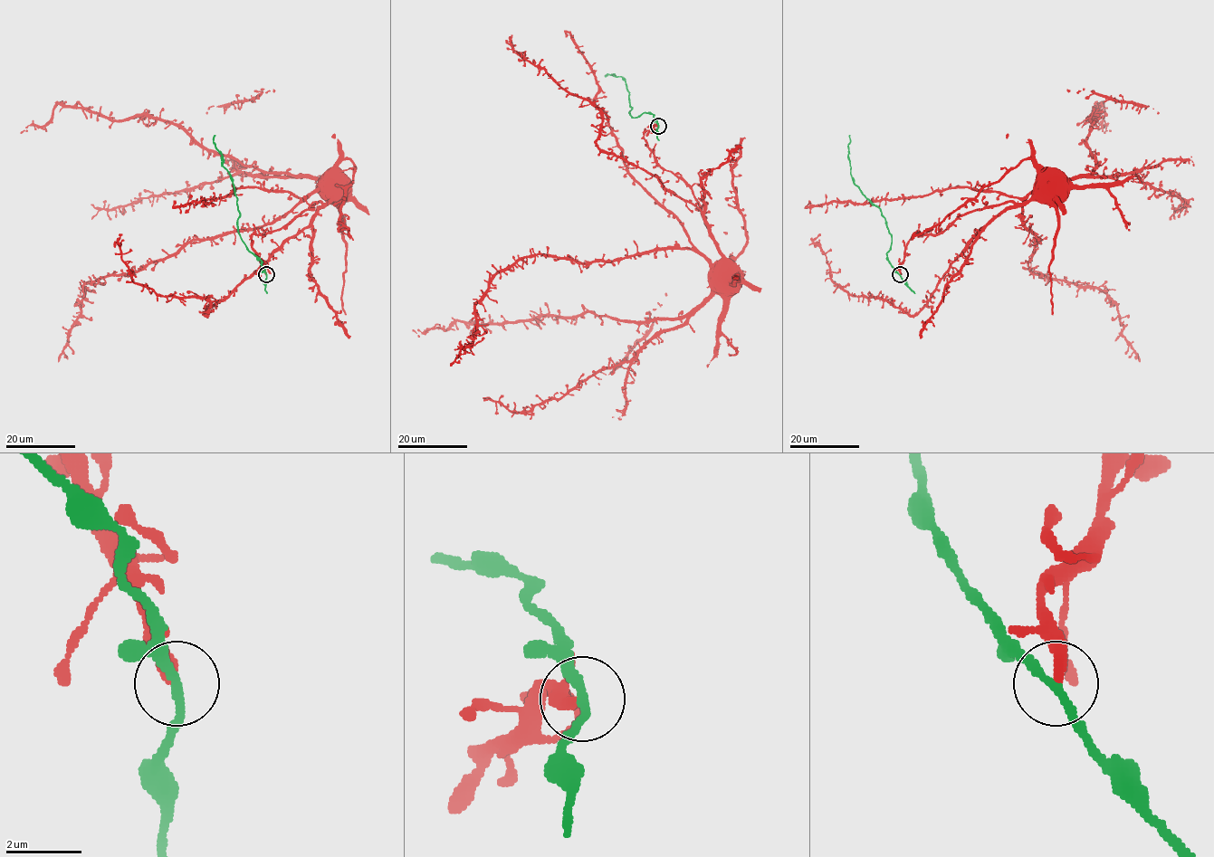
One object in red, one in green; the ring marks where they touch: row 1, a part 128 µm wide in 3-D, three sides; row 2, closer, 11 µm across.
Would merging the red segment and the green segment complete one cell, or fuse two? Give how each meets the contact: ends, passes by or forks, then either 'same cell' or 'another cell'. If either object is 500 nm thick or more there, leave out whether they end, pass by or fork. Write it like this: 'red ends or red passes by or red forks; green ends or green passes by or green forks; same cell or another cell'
red ends; green passes by; same cell

